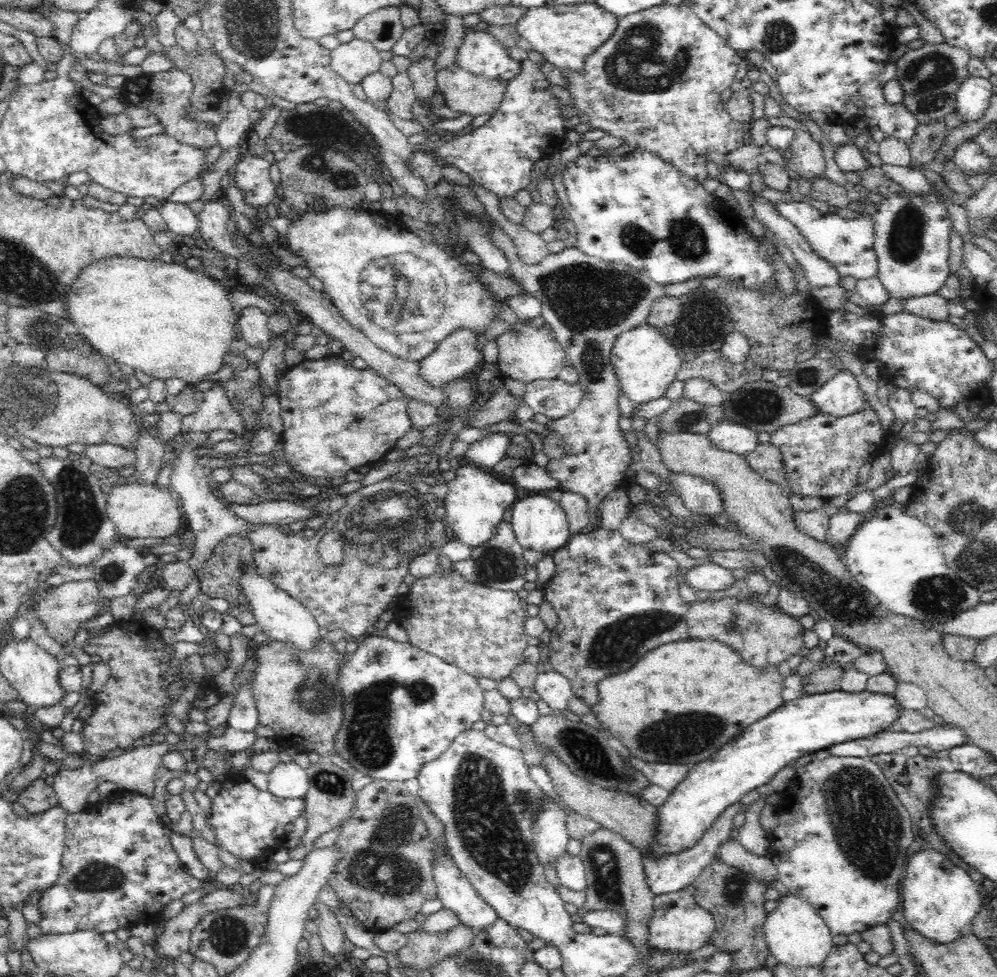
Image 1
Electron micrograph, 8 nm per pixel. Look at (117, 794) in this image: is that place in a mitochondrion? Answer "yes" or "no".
no

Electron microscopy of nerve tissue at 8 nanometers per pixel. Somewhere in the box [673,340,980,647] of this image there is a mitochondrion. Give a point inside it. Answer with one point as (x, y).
(844, 602)

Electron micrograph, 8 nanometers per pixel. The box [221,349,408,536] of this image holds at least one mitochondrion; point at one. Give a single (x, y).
(359, 420)

